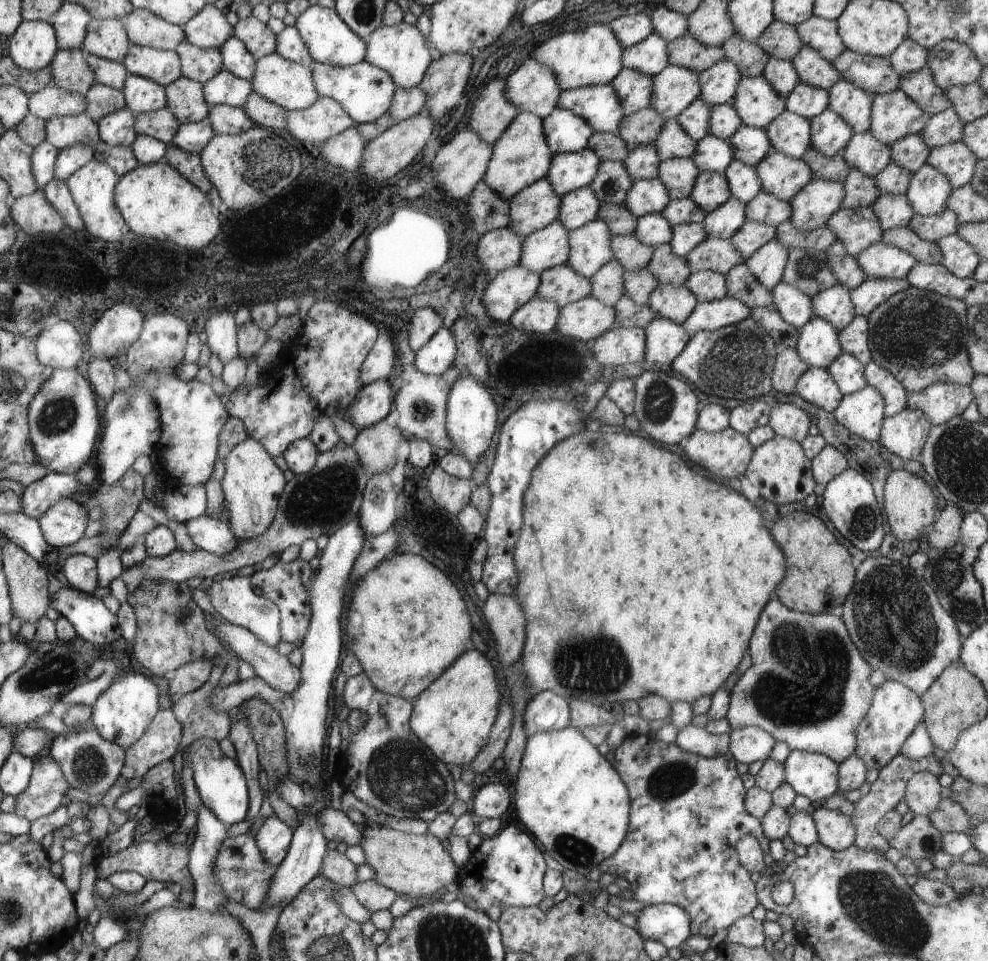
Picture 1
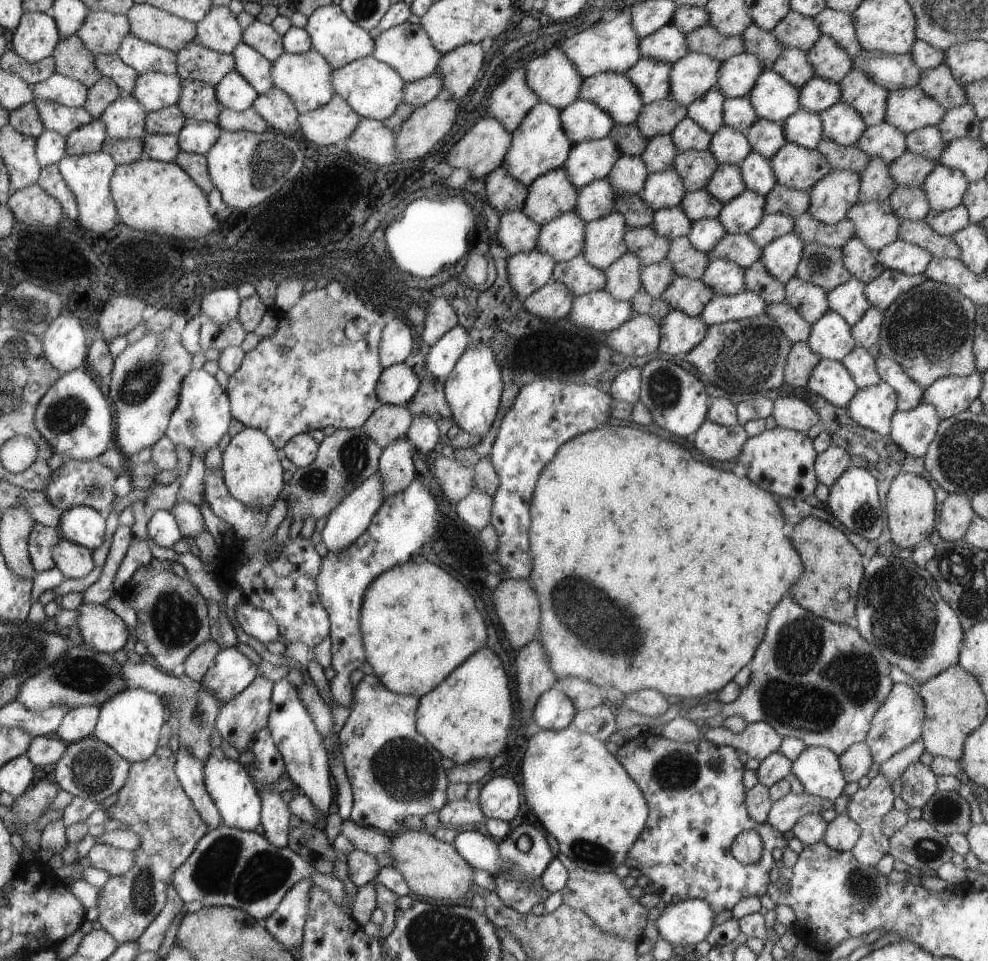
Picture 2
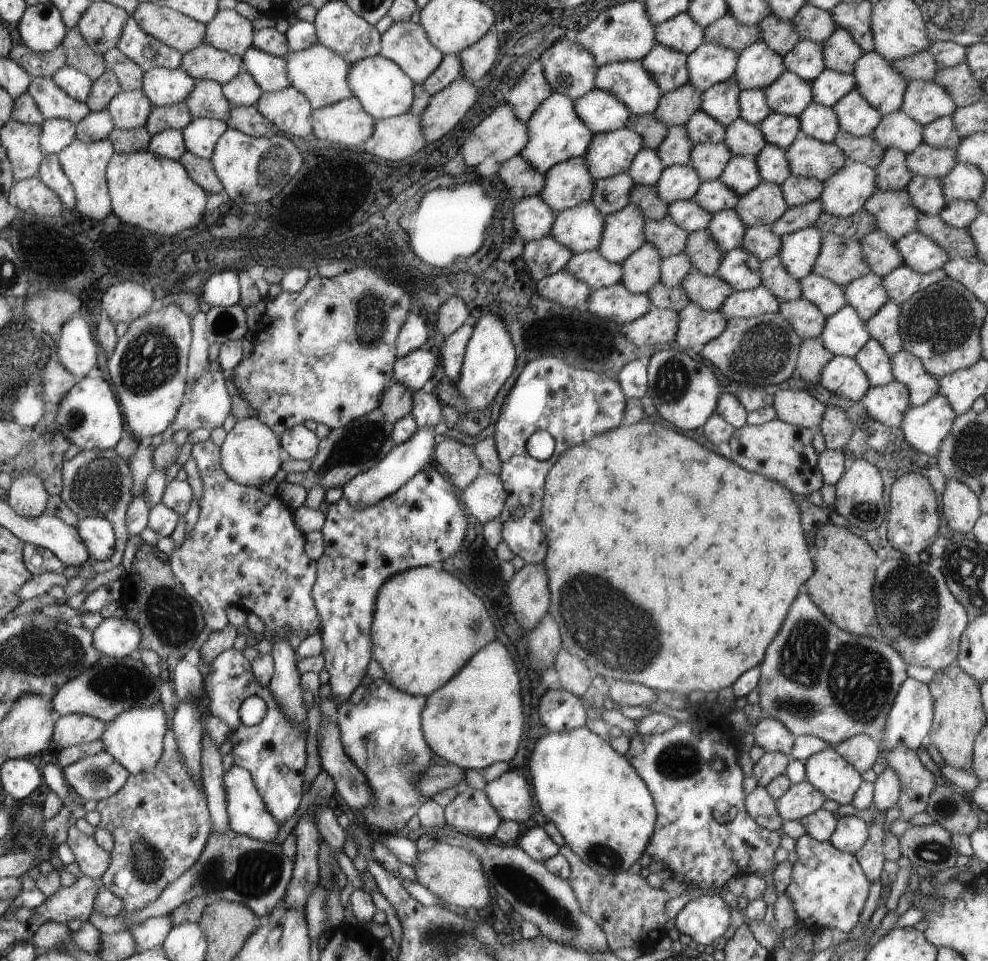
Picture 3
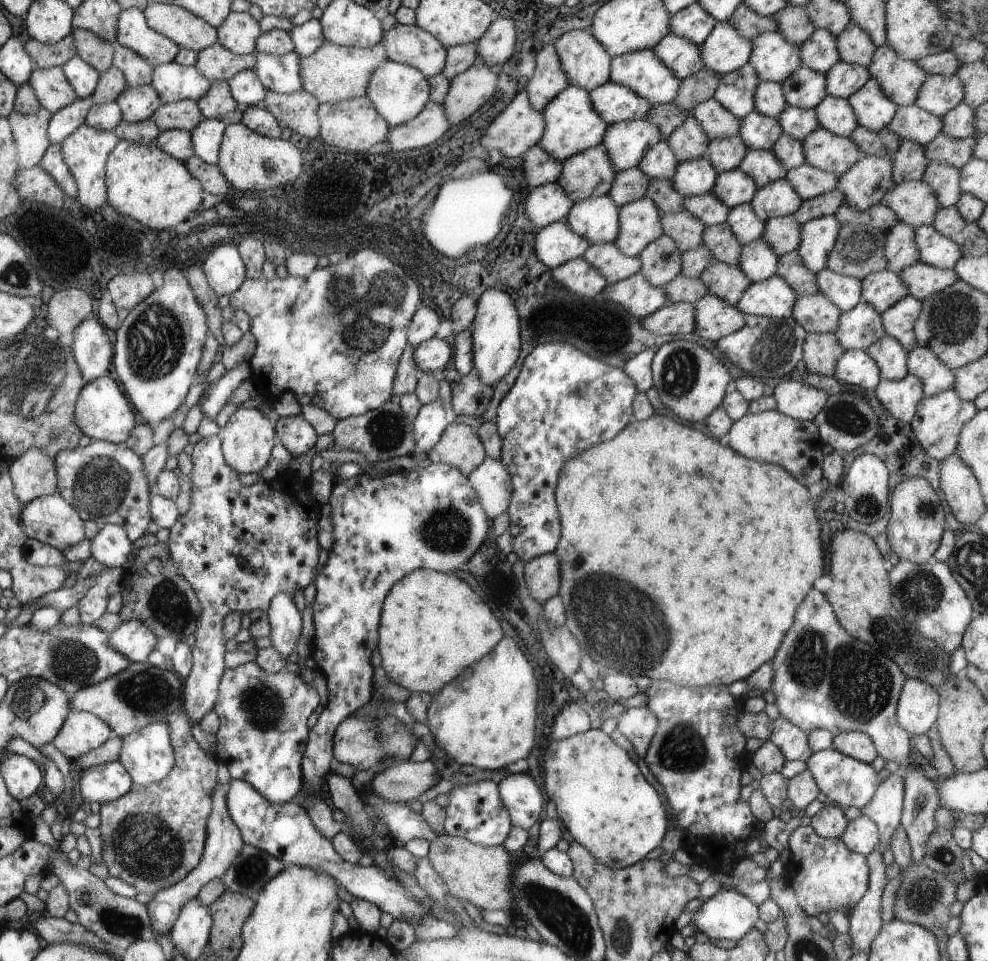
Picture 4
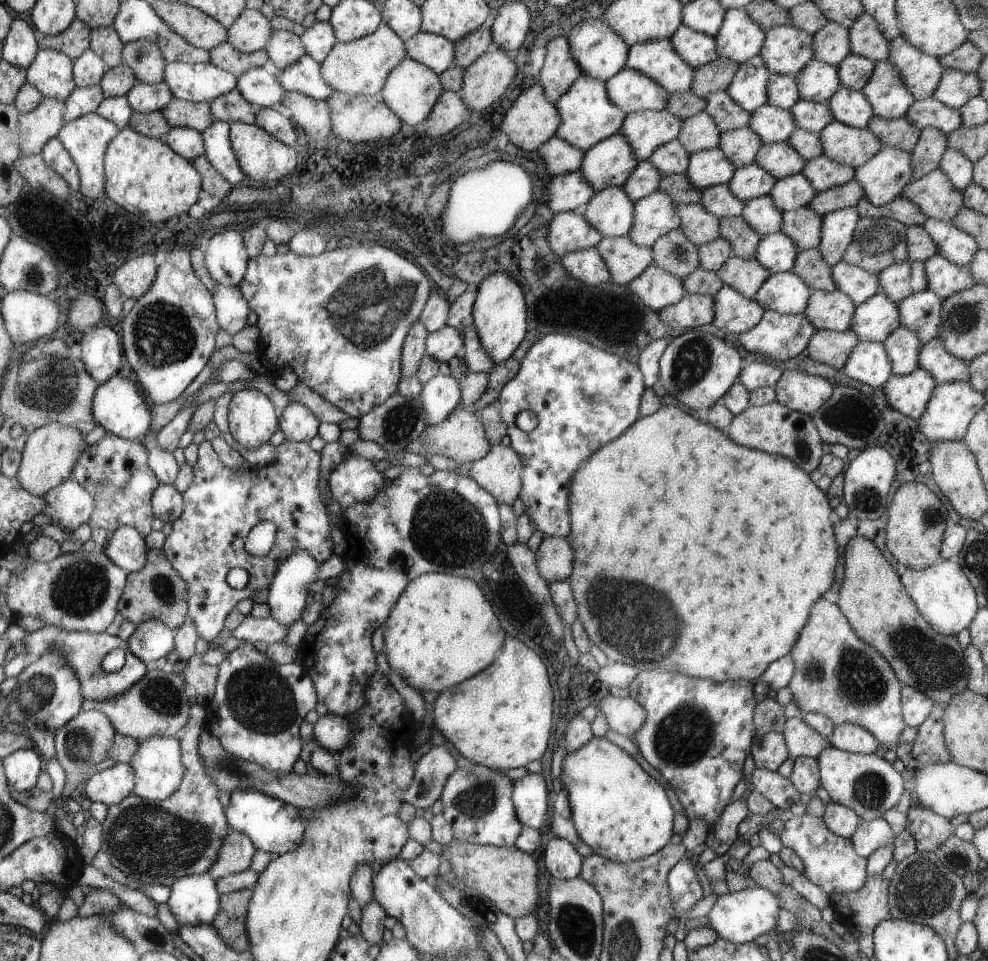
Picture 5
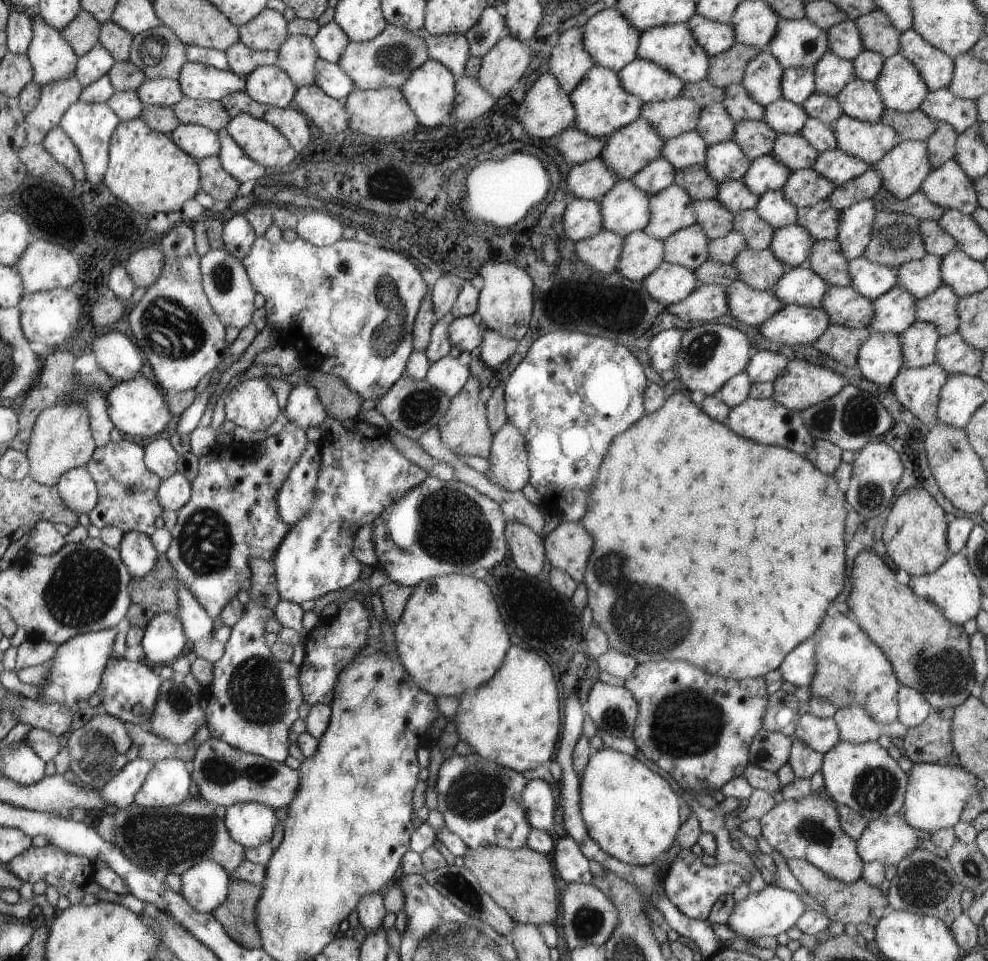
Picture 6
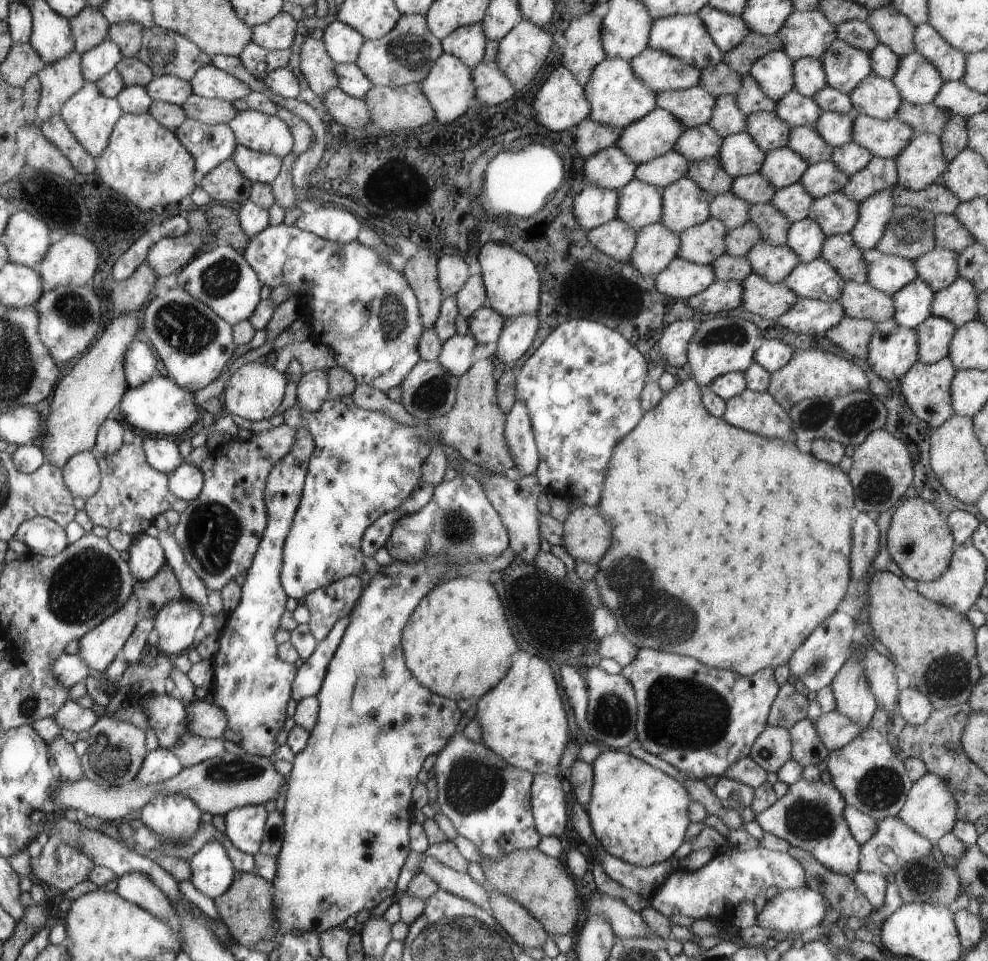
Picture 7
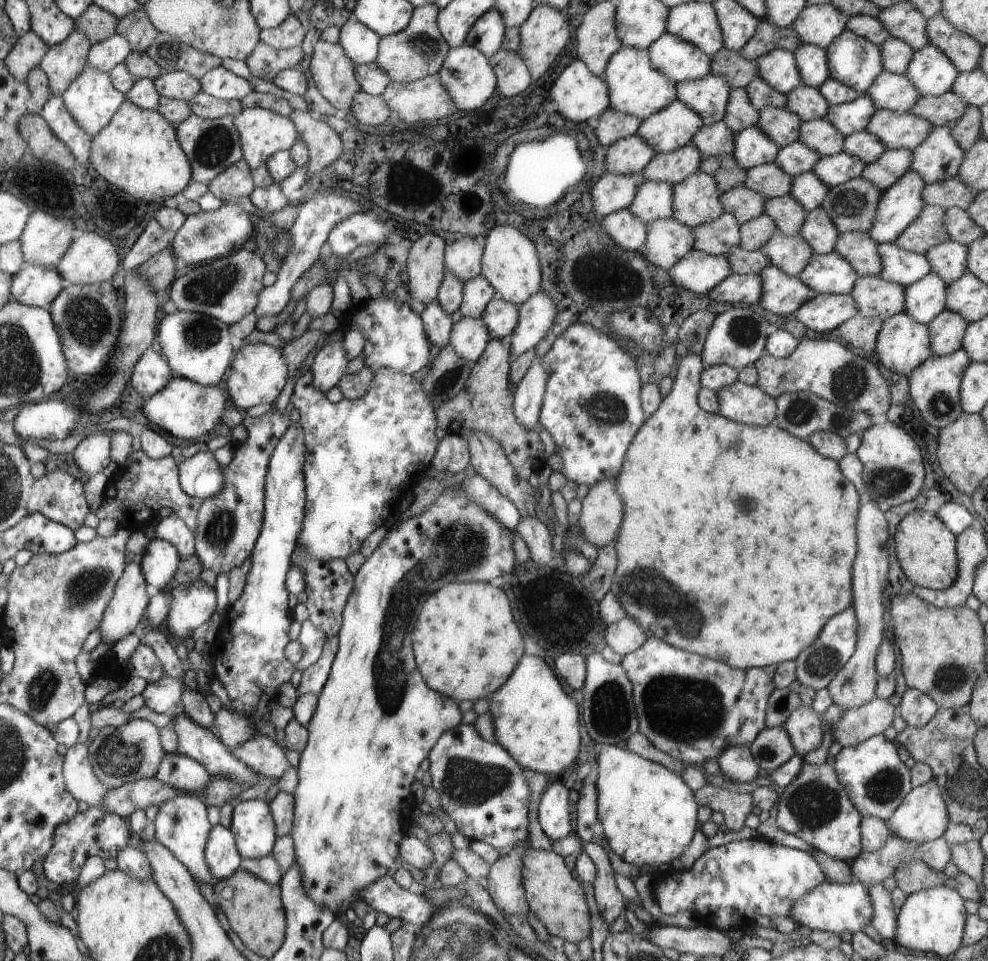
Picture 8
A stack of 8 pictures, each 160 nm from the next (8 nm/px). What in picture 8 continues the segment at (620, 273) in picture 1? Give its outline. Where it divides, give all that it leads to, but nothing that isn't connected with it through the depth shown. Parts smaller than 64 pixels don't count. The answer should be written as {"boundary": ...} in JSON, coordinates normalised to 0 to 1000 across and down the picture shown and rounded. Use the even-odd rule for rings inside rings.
{"boundary":[[[732,221],[722,230],[702,238],[701,258],[718,265],[734,265],[749,252],[749,234],[742,223]]]}

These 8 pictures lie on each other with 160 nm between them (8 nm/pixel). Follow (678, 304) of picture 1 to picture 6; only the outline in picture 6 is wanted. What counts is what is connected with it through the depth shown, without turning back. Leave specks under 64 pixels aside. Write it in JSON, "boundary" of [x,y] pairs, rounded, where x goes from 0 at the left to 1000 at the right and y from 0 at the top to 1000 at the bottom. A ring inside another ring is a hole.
{"boundary":[[[755,257],[747,263],[741,275],[747,282],[747,291],[768,303],[777,303],[802,278],[795,276],[779,262]]]}

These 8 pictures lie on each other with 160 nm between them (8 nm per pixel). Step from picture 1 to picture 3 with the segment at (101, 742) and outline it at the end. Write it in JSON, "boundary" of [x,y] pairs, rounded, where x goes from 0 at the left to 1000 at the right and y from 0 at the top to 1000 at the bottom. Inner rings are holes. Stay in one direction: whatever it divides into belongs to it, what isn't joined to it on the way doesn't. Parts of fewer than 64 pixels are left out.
{"boundary":[[[107,779],[64,799],[71,824],[83,835],[99,835],[114,827],[132,807]]]}

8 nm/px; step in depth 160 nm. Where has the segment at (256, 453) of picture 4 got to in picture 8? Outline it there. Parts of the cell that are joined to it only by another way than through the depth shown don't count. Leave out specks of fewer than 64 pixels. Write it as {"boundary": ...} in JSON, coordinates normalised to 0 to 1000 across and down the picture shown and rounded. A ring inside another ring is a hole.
{"boundary":[[[264,357],[253,358],[239,368],[236,380],[233,381],[233,389],[228,393],[229,406],[236,414],[235,421],[248,429],[261,420],[275,421],[285,408],[290,393],[291,385],[285,364]]]}

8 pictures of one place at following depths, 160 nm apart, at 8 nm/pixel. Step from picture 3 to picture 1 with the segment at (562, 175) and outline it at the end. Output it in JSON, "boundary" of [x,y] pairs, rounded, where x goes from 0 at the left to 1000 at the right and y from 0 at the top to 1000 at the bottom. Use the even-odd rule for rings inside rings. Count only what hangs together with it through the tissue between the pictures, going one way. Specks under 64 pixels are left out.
{"boundary":[[[553,184],[529,197],[527,201],[516,207],[515,210],[516,231],[513,235],[518,237],[520,243],[531,248],[563,230],[567,219],[569,219],[569,205],[565,204],[561,194],[559,194],[559,189]]]}

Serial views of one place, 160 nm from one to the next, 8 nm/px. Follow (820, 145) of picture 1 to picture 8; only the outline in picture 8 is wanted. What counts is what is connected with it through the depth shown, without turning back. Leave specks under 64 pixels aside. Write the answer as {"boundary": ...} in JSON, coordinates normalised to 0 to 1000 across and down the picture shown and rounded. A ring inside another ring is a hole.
{"boundary":[[[939,46],[926,53],[916,78],[931,101],[948,101],[962,95],[971,75],[950,50]]]}

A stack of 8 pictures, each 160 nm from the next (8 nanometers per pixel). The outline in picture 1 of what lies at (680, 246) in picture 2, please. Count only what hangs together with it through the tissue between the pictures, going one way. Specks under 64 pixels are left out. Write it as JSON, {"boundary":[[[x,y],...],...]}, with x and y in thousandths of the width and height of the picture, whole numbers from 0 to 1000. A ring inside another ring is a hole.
{"boundary":[[[676,253],[662,259],[655,279],[668,296],[682,296],[682,298],[694,296],[700,285],[700,279],[696,279],[694,268],[684,266]]]}

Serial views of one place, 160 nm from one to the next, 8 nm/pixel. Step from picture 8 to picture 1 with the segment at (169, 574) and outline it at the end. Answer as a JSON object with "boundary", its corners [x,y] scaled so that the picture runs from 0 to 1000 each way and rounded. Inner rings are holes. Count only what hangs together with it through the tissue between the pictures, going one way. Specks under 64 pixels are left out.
{"boundary":[[[65,518],[57,527],[47,531],[37,540],[47,564],[59,571],[81,564],[91,542],[89,532],[89,529],[72,518]]]}

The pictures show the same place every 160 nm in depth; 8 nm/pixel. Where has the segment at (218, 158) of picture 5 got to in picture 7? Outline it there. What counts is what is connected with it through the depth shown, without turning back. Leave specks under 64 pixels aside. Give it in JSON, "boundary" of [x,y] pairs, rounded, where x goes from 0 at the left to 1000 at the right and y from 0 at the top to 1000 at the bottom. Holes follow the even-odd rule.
{"boundary":[[[244,150],[234,164],[243,179],[256,190],[273,191],[284,178],[286,165],[253,156]]]}

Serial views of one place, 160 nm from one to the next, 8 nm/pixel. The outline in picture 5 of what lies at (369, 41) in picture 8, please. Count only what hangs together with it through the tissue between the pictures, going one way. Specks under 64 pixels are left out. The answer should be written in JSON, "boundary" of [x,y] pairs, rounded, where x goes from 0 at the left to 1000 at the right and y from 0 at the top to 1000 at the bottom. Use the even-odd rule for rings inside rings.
{"boundary":[[[320,22],[304,36],[304,40],[310,56],[323,66],[330,62],[334,52],[342,44],[338,30],[332,22]]]}

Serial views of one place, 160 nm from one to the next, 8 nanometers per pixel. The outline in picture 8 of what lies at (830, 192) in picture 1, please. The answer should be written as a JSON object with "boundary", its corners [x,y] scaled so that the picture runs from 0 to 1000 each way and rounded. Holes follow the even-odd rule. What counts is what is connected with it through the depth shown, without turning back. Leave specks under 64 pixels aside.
{"boundary":[[[945,132],[943,137],[937,143],[937,146],[923,157],[923,166],[920,176],[932,182],[937,193],[953,189],[970,181],[976,159],[974,153],[963,138],[962,133]]]}

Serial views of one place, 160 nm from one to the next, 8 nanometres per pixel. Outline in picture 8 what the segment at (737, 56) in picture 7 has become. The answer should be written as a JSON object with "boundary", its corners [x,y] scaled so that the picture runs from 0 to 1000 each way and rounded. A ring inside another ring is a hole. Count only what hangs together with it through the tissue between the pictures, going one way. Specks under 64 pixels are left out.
{"boundary":[[[773,19],[768,20],[763,37],[756,42],[748,55],[755,62],[764,63],[767,59],[785,51],[804,54],[810,46],[812,44],[801,27],[787,29]]]}

